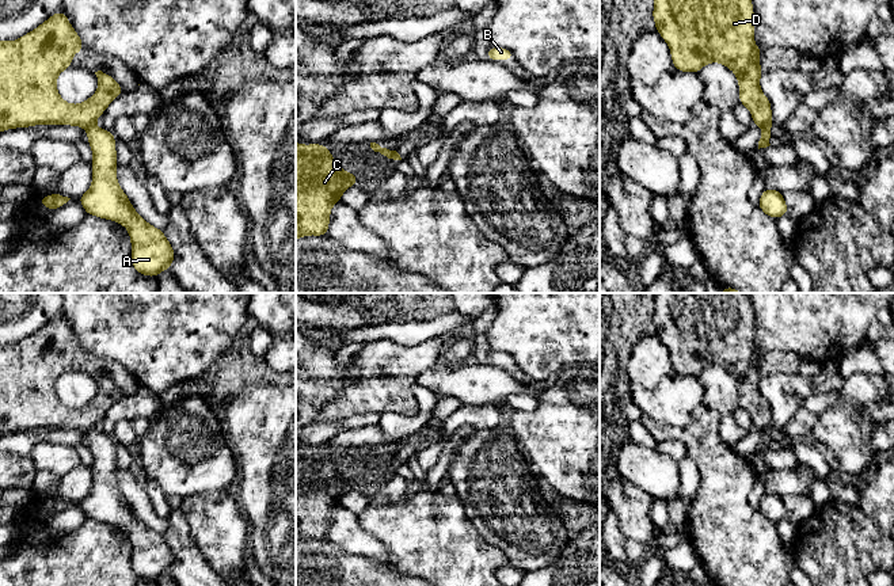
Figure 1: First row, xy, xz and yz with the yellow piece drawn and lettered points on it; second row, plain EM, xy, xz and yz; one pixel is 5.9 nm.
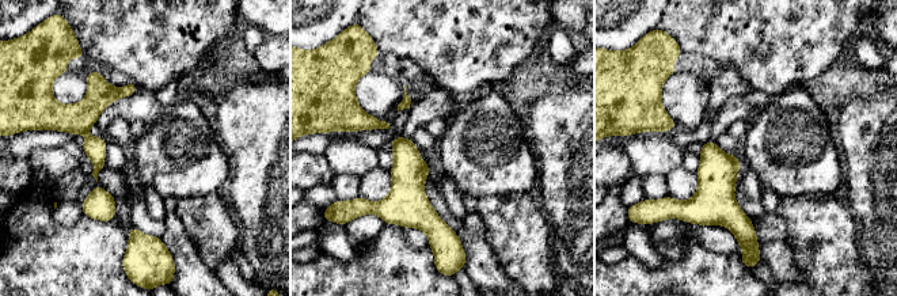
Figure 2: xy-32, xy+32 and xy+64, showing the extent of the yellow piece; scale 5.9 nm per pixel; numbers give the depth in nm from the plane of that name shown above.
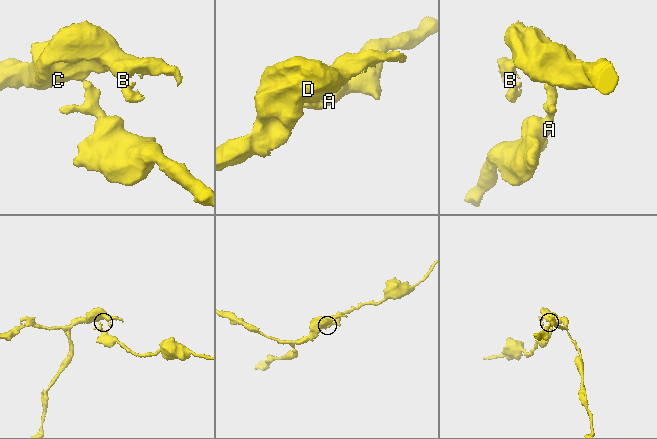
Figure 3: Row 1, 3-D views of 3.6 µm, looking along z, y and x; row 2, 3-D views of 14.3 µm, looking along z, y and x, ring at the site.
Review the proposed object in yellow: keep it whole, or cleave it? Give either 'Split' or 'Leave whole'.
Split

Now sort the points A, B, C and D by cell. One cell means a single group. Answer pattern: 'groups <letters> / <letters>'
groups A / B C D

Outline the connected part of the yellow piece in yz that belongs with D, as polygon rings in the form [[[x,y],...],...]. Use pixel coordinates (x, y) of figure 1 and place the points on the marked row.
[[[654,0],[655,30],[670,46],[673,65],[681,72],[697,73],[708,62],[720,62],[738,79],[739,103],[745,104],[753,125],[773,123],[771,102],[760,90],[761,49],[754,45],[754,12],[752,0]]]

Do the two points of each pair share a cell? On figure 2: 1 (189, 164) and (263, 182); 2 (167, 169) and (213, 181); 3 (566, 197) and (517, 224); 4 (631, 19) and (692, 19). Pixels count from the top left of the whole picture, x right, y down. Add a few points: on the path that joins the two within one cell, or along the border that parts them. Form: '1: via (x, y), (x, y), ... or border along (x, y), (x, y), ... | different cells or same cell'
1: border along (219, 144), (230, 163), (230, 179), (224, 190) | different cells
2: via (178, 169), (202, 170) | same cell
3: border along (536, 200), (550, 226), (551, 242) | different cells
4: border along (662, 14), (657, 26) | different cells

